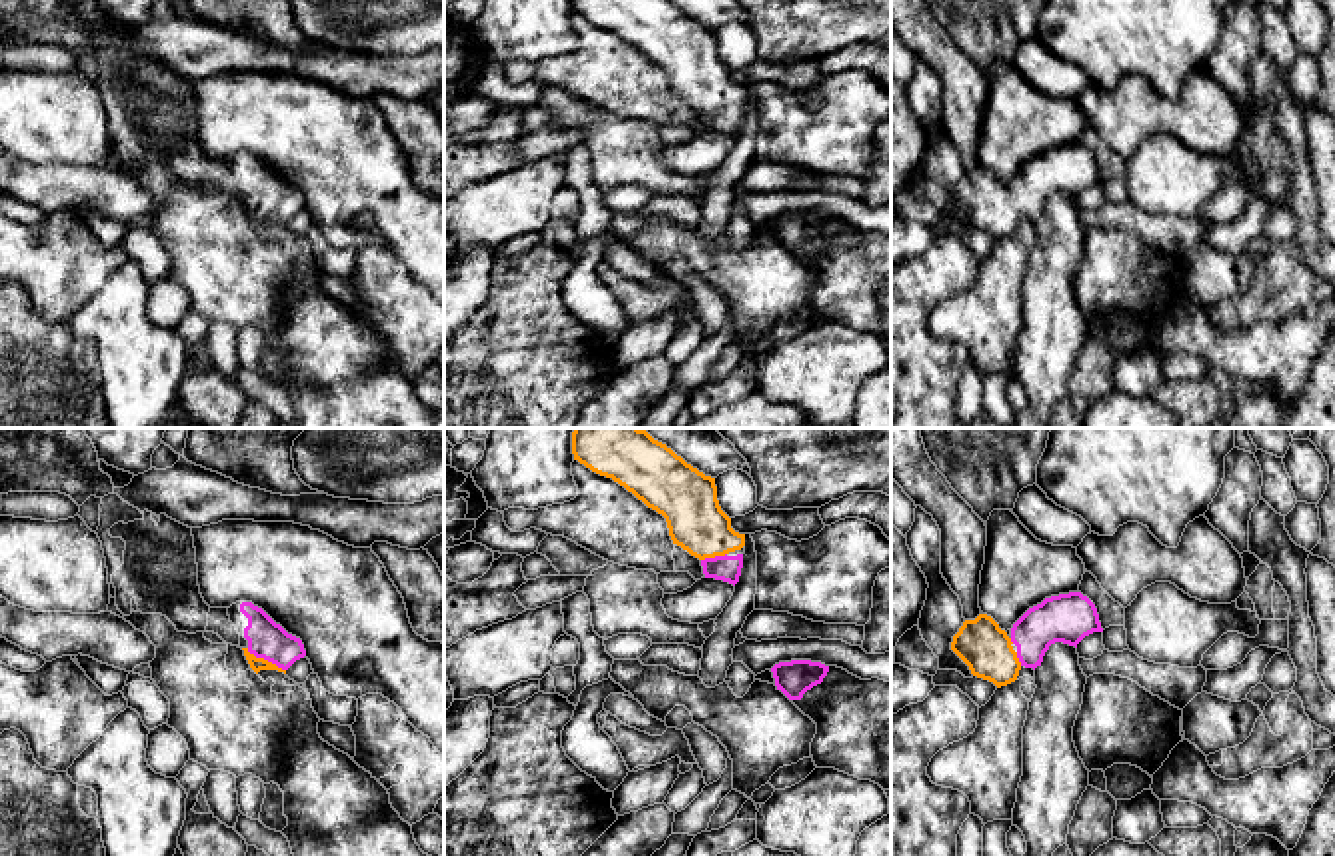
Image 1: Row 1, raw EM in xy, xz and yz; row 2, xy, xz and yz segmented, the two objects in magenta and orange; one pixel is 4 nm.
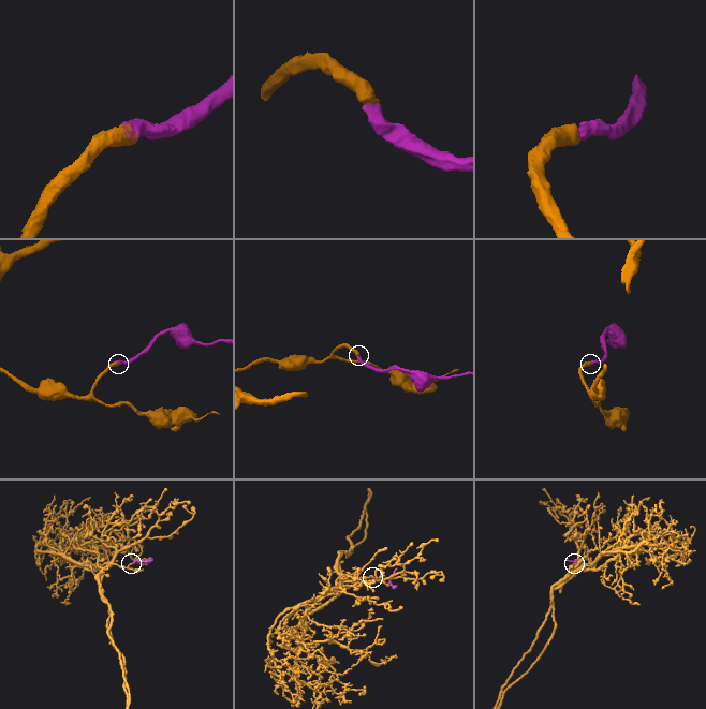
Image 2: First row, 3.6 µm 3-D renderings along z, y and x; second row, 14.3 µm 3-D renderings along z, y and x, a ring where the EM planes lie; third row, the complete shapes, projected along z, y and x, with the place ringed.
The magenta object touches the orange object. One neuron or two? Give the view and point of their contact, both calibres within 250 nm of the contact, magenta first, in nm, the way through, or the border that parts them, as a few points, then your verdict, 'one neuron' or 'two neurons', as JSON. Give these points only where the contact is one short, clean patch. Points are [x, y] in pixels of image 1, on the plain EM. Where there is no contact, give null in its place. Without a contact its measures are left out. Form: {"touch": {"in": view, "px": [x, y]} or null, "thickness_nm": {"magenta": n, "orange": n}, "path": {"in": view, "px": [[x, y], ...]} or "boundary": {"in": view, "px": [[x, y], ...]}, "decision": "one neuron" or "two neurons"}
{"touch": {"in": "xy", "px": [266, 210]}, "thickness_nm": {"magenta": 150, "orange": 60}, "path": {"in": "xy", "px": [[268, 192], [266, 210], [256, 216]]}, "decision": "one neuron"}

